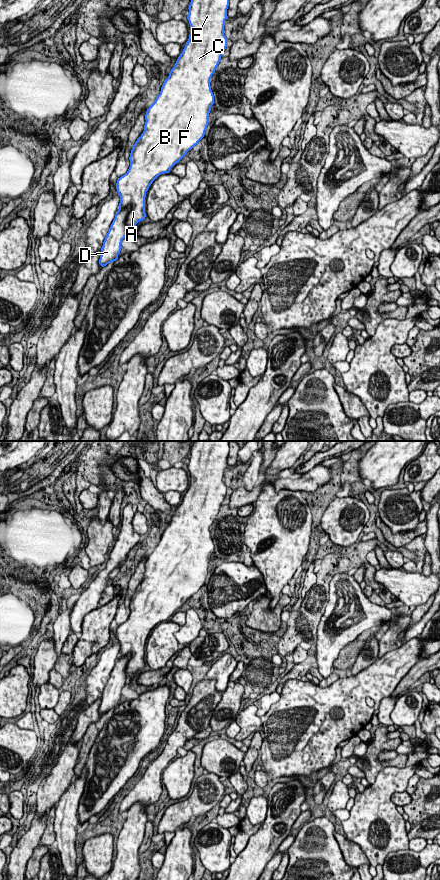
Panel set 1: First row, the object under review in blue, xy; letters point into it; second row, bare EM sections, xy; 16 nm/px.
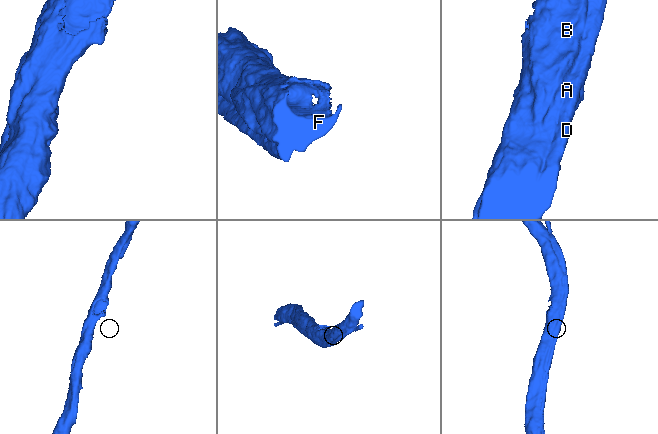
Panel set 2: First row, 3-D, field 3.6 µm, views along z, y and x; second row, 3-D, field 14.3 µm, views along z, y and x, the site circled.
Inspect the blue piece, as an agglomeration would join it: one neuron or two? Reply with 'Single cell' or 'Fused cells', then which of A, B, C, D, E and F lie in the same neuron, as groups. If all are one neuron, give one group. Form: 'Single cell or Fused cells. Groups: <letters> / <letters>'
Single cell. Groups: A B C D E F

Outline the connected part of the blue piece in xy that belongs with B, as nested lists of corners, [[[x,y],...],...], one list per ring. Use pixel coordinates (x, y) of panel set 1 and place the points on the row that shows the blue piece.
[[[191,0],[187,19],[190,24],[190,35],[186,45],[178,57],[175,66],[171,69],[168,78],[164,81],[160,94],[145,114],[144,131],[137,139],[130,153],[130,167],[126,174],[118,178],[116,189],[120,196],[119,209],[110,226],[101,248],[99,264],[104,267],[118,259],[121,243],[129,231],[136,224],[145,219],[145,197],[152,182],[161,174],[169,173],[189,150],[204,137],[209,123],[209,113],[214,104],[214,95],[210,86],[210,79],[214,74],[222,54],[227,47],[227,38],[224,35],[225,20],[228,18],[227,9],[229,0]]]

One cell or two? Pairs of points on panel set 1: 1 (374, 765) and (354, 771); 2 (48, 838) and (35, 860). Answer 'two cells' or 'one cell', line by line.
1: two cells
2: one cell

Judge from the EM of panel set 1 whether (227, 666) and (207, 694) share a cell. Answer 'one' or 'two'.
one

